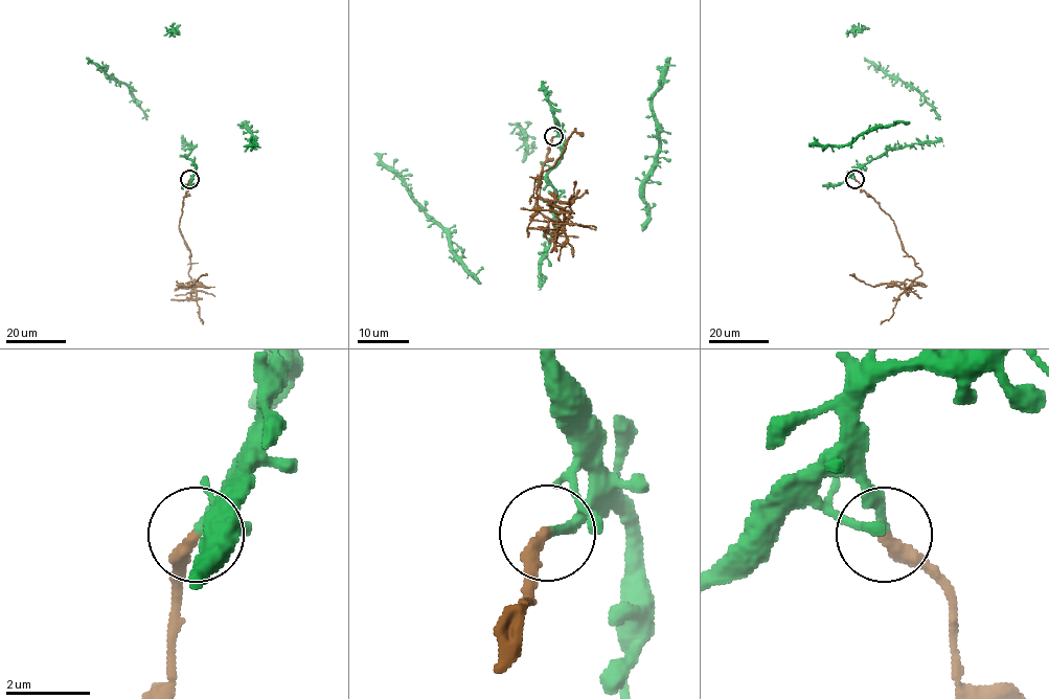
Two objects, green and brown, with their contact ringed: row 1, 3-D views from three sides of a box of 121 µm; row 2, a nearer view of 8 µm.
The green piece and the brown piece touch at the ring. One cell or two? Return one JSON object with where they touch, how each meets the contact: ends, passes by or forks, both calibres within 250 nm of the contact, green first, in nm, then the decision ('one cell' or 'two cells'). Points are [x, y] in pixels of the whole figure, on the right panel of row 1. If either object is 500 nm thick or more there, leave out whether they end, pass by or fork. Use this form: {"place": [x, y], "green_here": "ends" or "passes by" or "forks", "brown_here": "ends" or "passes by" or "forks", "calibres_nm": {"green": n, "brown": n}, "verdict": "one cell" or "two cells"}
{"place": [854, 179], "green_here": "ends", "brown_here": "ends", "calibres_nm": {"green": 240, "brown": 320}, "verdict": "two cells"}

